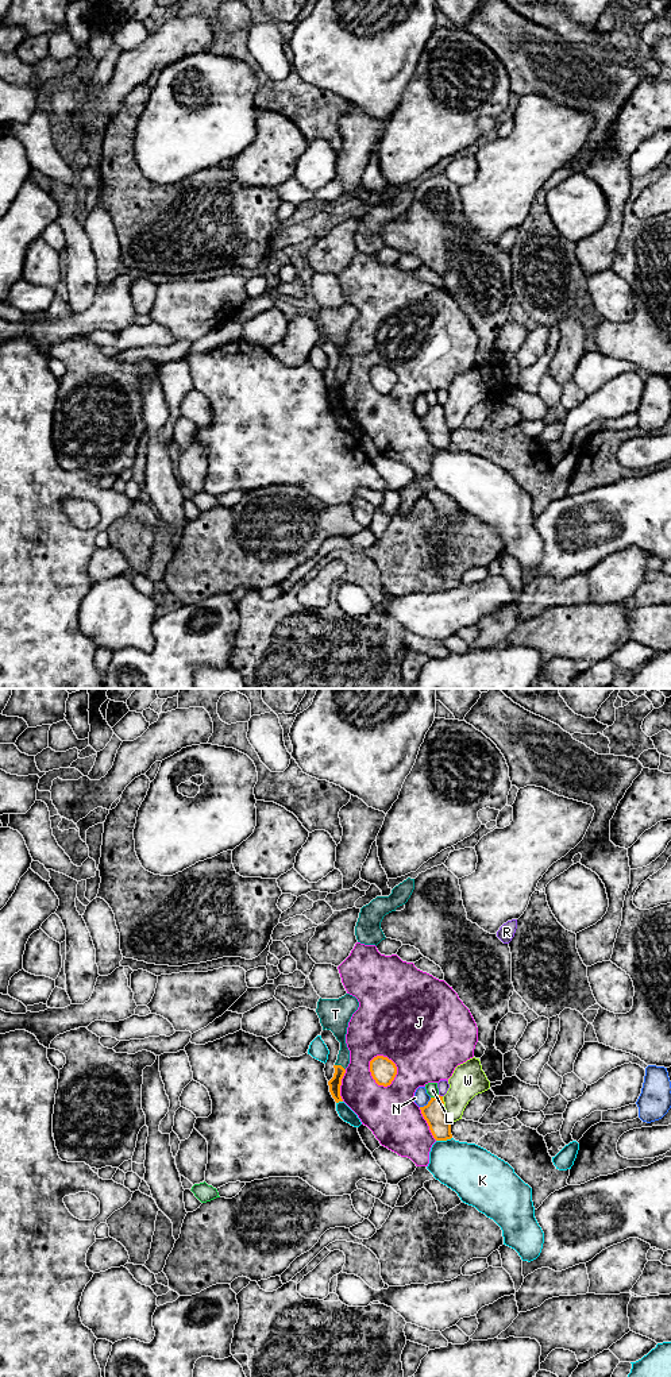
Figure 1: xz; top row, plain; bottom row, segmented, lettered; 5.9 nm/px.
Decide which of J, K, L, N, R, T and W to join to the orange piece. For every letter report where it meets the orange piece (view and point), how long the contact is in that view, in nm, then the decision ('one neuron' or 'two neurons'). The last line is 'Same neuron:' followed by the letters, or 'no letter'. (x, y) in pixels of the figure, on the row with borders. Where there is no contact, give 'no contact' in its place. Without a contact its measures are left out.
J: meets orange in xz at (371, 1073); contact 200 nm long; two neurons
K: meets orange in xz at (443, 1140); contact 100 nm long; two neurons
L: meets orange in xz at (435, 1096); contact 50 nm long; two neurons
N: meets orange in xz at (427, 1104); contact 90 nm long; two neurons
R: meets orange in xz at (439, 1095); contact 30 nm long; two neurons
T: meets orange in xz at (340, 1065); contact 70 nm long; one neuron
W: meets orange in xz at (444, 1110); contact 170 nm long; two neurons
Same neuron: T

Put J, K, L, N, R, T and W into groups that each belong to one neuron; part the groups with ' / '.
J / K / L / N / R / T / W

